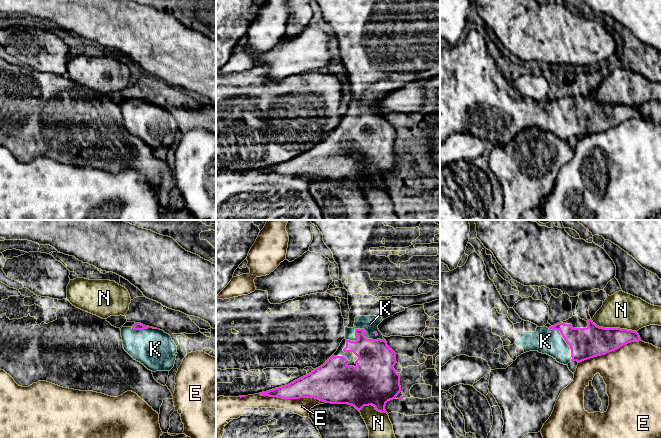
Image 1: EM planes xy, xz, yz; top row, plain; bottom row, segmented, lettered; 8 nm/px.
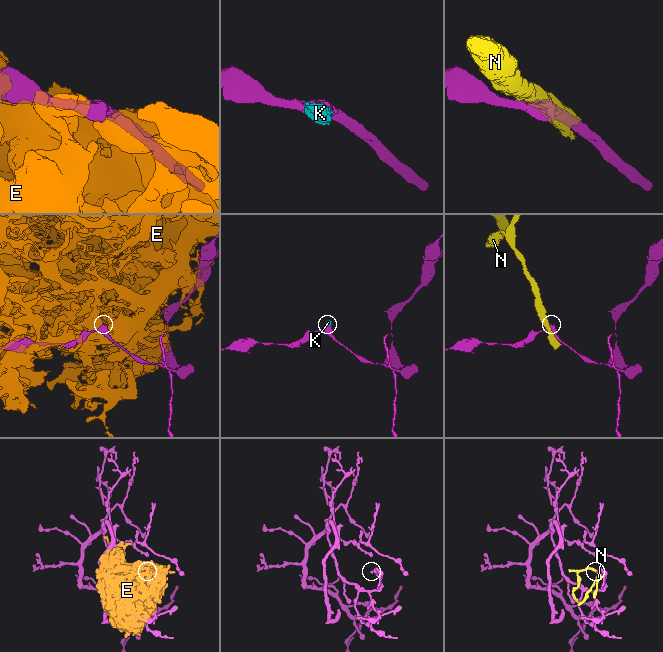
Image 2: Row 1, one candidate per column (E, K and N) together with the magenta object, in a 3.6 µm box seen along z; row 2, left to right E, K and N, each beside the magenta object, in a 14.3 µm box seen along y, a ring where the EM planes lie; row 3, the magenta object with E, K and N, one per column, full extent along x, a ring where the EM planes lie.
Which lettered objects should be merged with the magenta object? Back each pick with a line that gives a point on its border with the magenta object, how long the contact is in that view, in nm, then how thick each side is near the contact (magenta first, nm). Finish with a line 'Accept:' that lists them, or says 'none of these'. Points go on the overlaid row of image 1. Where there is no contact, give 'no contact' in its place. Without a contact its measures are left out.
K: meets magenta in xz at (363, 329); contact 320 nm long; 280 nm thick on the magenta side, 130 nm on the other
Accept: K

